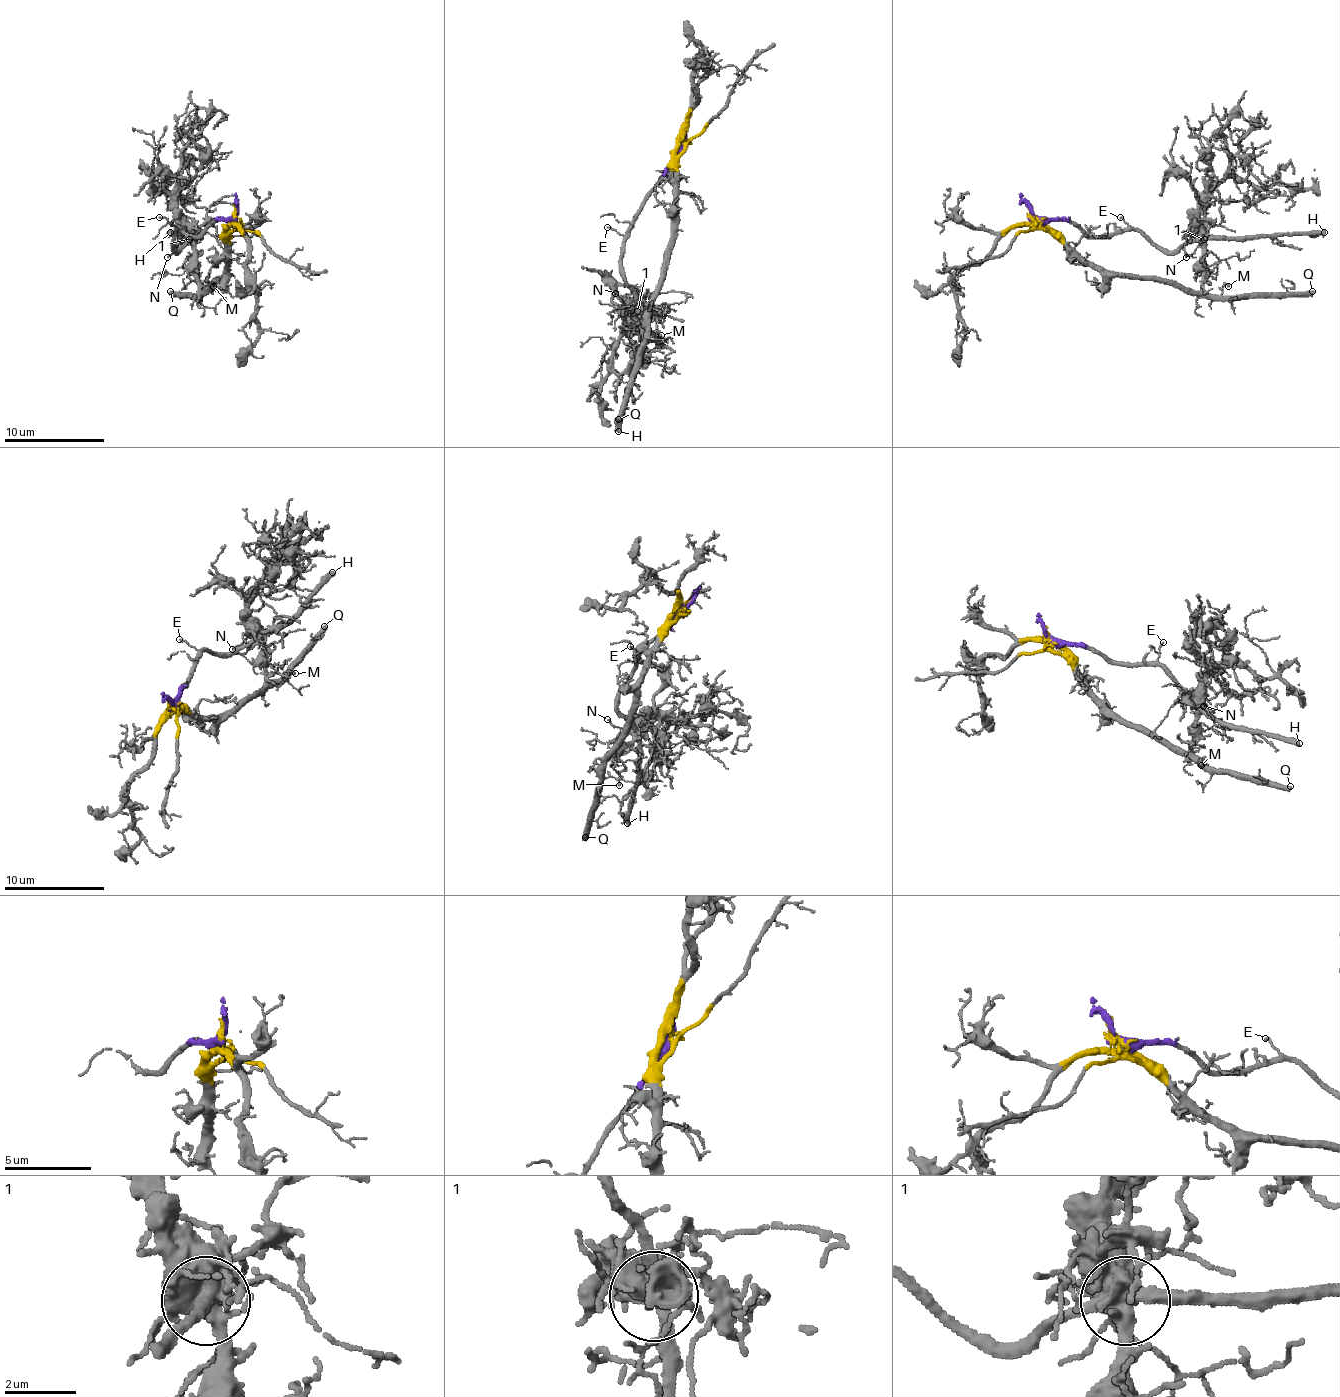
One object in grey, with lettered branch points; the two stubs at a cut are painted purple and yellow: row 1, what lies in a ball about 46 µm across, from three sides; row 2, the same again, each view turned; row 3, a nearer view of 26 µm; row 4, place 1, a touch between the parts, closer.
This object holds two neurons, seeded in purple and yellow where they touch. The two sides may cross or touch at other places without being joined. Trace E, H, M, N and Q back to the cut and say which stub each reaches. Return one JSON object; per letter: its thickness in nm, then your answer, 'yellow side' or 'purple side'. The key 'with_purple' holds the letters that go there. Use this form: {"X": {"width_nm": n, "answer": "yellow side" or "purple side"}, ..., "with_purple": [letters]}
{"E": {"width_nm": 90, "answer": "purple side"}, "H": {"width_nm": 440, "answer": "purple side"}, "M": {"width_nm": 150, "answer": "yellow side"}, "N": {"width_nm": 100, "answer": "yellow side"}, "Q": {"width_nm": 400, "answer": "yellow side"}, "with_purple": ["E", "H"]}

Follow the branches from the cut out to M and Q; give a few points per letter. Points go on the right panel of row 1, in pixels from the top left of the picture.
M: (1035, 216), (1083, 259), (1108, 271), (1158, 277), (1201, 294), (1219, 297), (1224, 284), (1229, 287)
Q: (1035, 216), (1083, 259), (1108, 271), (1158, 277), (1201, 294), (1307, 297), (1312, 292)

